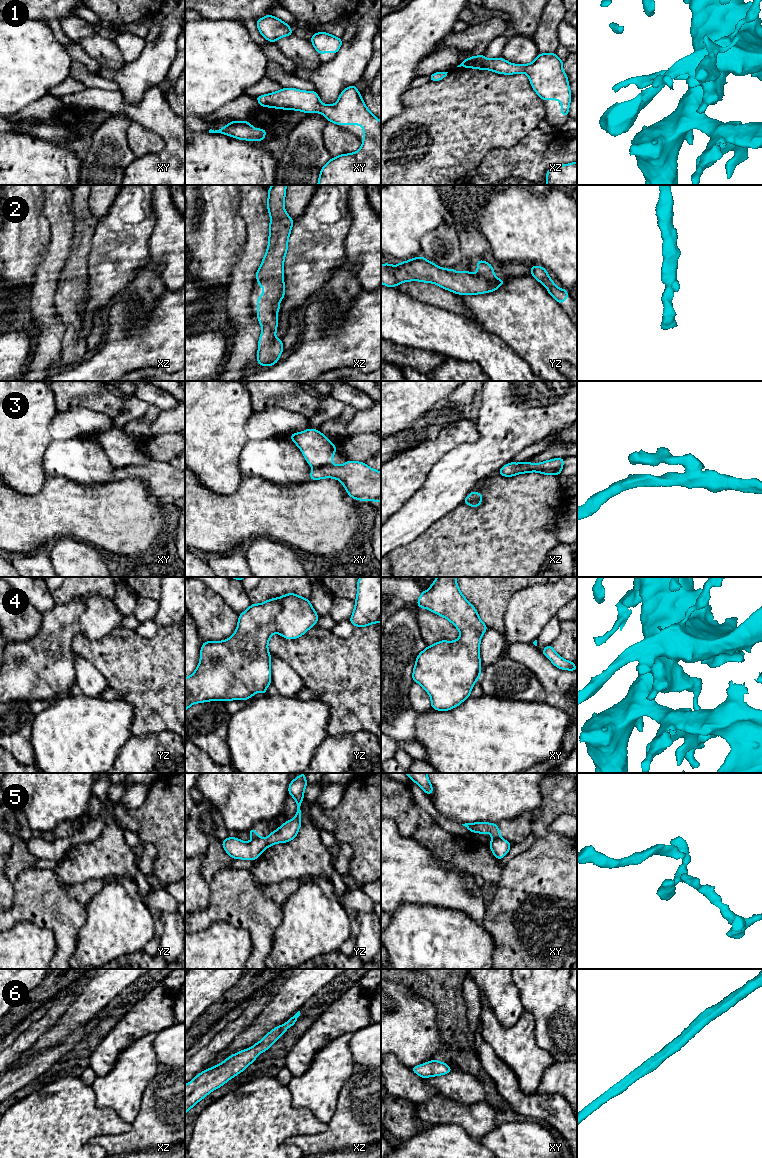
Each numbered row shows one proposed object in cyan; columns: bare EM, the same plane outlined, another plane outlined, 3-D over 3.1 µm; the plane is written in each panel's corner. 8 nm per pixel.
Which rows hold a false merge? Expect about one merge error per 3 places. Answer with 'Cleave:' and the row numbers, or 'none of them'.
Cleave: 2, 3, 5

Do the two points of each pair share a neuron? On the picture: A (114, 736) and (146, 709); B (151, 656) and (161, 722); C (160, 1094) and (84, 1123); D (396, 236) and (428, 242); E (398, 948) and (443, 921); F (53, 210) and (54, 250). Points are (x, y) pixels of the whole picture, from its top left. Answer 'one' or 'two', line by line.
A: two
B: one
C: two
D: two
E: one
F: one

